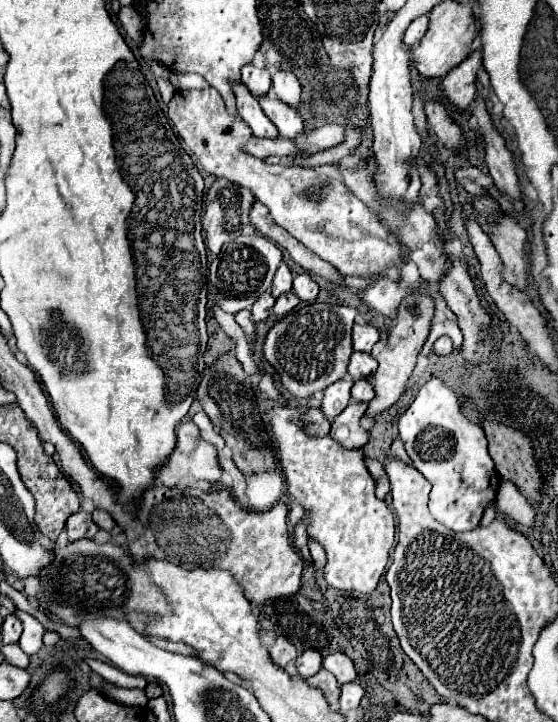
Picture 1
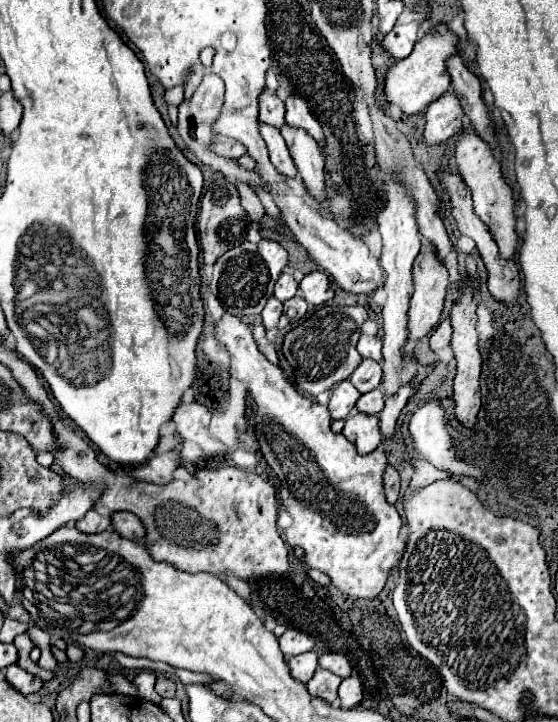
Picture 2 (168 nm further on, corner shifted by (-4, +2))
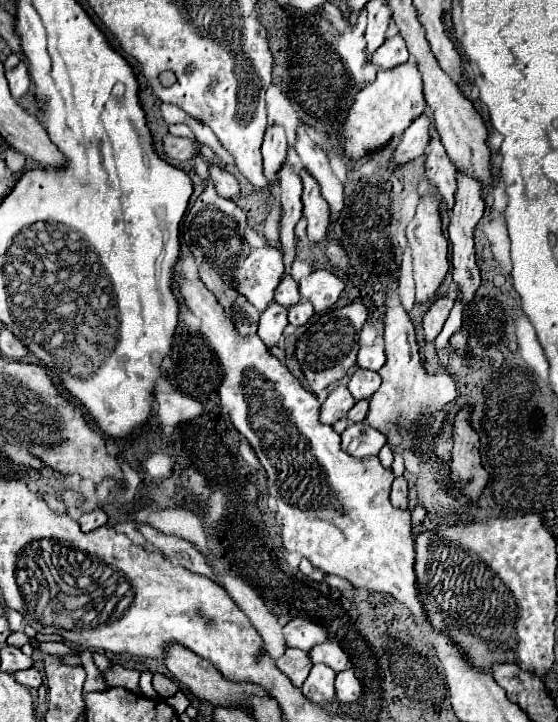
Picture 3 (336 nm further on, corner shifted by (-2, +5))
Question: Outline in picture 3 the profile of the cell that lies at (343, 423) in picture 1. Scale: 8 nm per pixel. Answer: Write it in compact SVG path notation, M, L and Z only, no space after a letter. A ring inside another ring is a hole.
M368 421L352 423L342 433L342 449L352 457L368 457L378 455L382 445L386 443L386 435L374 429Z

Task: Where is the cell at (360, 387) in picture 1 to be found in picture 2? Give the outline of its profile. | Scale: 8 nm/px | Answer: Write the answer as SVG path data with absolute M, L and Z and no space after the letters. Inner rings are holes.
M372 390L360 396L356 410L362 414L378 414L384 408L384 396L380 390Z

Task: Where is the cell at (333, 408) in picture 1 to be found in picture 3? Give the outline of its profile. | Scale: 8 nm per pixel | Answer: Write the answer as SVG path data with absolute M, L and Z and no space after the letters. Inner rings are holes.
M338 385L334 391L330 391L328 399L324 401L322 411L320 411L320 421L328 423L328 425L334 425L338 419L346 417L346 413L354 407L354 403L356 403L356 399L348 391L348 387Z

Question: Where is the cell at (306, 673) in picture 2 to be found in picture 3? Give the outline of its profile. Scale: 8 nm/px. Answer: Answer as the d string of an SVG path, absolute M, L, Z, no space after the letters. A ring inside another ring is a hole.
M286 649L286 653L276 659L278 669L296 685L302 687L302 683L306 681L310 669L312 669L312 661L310 655L302 649Z

